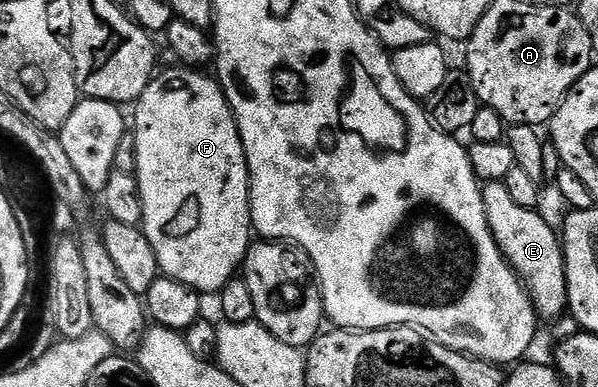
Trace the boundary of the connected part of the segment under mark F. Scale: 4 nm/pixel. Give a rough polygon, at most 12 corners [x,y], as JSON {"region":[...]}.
{"region":[[211,75],[134,104],[142,231],[216,294],[254,236],[236,116]]}

